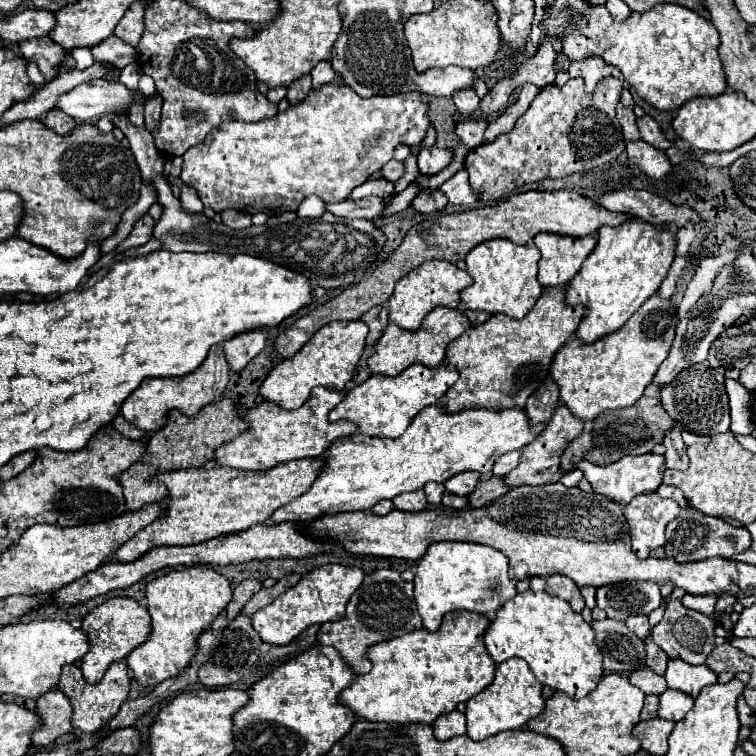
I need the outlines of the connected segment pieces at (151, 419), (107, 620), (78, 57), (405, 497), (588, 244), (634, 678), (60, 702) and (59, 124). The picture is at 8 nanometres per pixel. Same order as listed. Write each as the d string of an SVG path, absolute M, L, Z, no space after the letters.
M217 344L209 350L205 362L187 376L179 378L145 378L137 390L131 392L131 396L125 400L121 414L137 428L145 432L157 432L167 424L169 410L181 410L187 416L195 416L203 406L215 402L217 394L221 396L227 382L229 382L229 364L225 360L223 346Z
M111 598L85 616L83 630L87 632L89 644L91 644L87 656L81 660L83 678L89 684L97 684L103 678L103 674L107 672L109 664L127 658L135 648L139 648L141 644L145 644L149 640L151 616L149 616L147 608L141 606L133 598Z
M75 48L75 52L71 56L75 58L77 68L81 68L81 70L87 70L93 64L93 56L91 56L89 48Z
M415 490L415 492L405 492L393 498L393 506L397 510L403 512L421 512L427 508L427 500L425 500L425 492L423 490Z
M541 232L535 236L535 246L541 250L539 282L543 286L565 286L593 252L597 234L585 238Z
M641 668L631 674L631 684L641 688L645 694L663 694L667 690L667 680L659 674L655 674L651 668Z
M49 690L37 698L37 712L43 718L43 728L33 732L33 746L45 748L53 744L59 736L71 734L73 708L69 698L61 690Z
M57 108L49 110L49 112L43 116L43 122L45 122L47 128L51 128L55 134L69 134L69 132L77 126L77 122L75 122L71 116L67 116L65 112L59 112Z

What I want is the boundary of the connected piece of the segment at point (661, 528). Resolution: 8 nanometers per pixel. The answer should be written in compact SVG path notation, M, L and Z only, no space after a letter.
M641 494L623 508L623 514L631 530L635 556L647 558L651 550L665 544L665 528L679 516L679 504L657 494Z

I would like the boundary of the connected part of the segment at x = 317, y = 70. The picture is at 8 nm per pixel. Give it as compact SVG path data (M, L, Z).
M329 62L317 64L317 66L313 68L313 72L311 72L311 78L313 78L313 88L315 88L315 90L319 90L323 84L329 84L329 82L337 80L335 70L331 68L331 64L329 64Z

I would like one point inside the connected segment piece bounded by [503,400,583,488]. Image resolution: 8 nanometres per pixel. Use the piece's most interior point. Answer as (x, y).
(540, 465)

